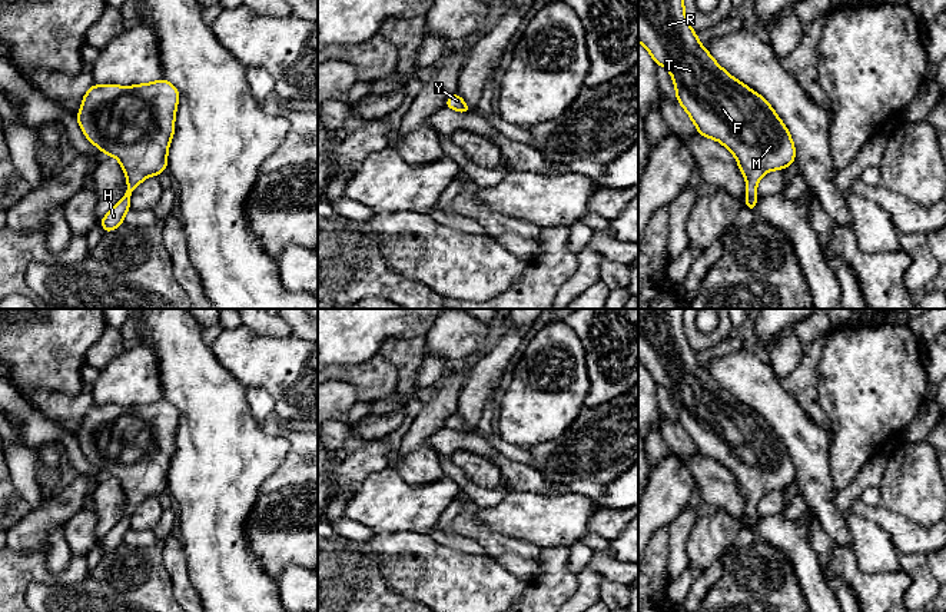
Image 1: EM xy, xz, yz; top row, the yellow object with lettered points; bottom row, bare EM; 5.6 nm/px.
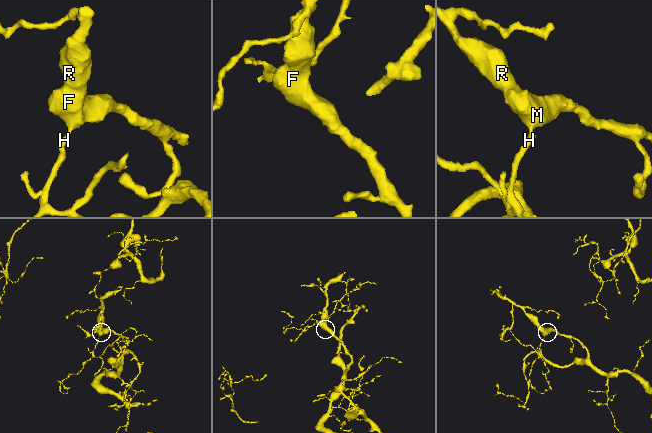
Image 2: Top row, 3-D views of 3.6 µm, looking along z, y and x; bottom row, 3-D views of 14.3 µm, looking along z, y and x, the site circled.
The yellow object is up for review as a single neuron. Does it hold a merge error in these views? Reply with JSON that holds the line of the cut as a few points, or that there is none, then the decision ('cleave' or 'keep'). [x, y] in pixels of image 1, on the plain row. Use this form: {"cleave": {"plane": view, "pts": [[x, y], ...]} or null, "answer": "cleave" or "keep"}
{"cleave": null, "answer": "keep"}

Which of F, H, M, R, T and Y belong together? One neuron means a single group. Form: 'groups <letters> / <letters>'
groups F H M R T Y

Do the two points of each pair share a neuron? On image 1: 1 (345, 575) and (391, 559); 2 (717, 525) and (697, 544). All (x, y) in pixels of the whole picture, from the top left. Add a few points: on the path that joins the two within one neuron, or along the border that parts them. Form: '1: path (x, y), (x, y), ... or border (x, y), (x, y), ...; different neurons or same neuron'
1: border (362, 544), (378, 558), (384, 582), (395, 592); different neurons
2: path (713, 529), (701, 541); same neuron

